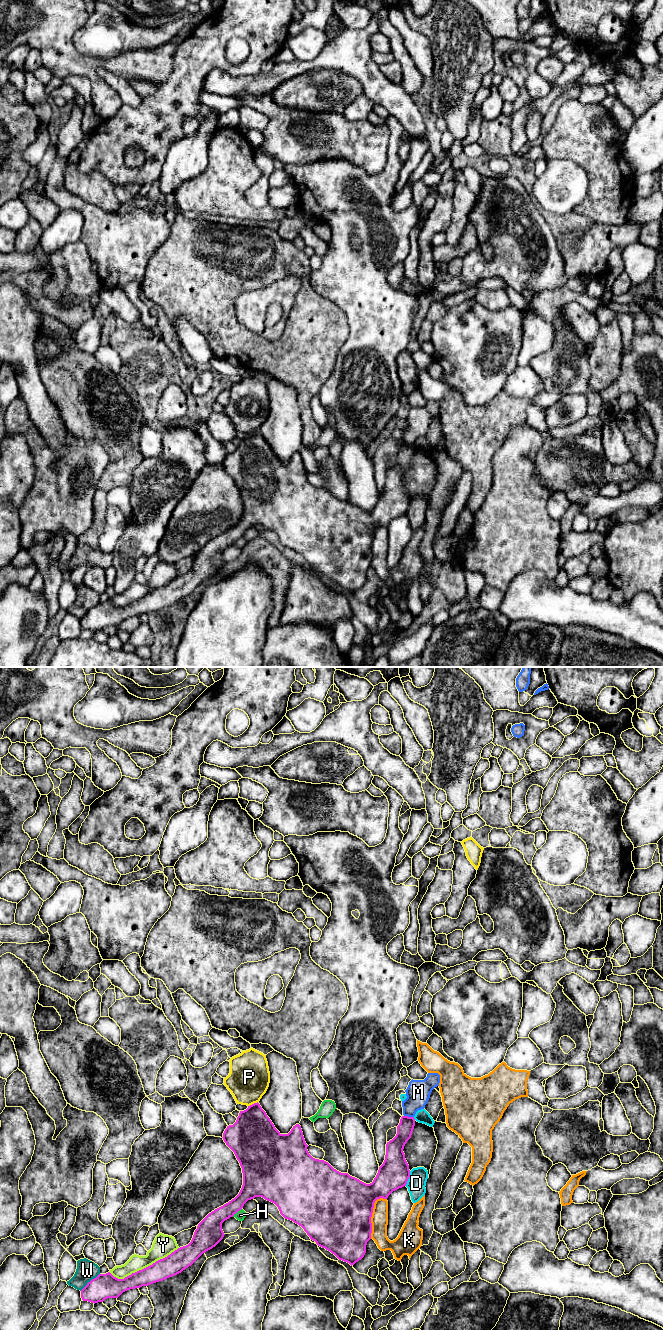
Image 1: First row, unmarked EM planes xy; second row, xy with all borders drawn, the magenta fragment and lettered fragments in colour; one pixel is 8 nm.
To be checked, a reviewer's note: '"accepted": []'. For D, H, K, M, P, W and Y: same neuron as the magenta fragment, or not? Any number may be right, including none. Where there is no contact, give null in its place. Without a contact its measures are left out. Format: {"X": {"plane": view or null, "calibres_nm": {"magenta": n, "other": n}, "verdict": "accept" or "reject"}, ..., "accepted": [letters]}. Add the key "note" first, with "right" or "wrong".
{"note": "right", "D": {"plane": "xy", "calibres_nm": {"magenta": 240, "other": 150}, "verdict": "reject"}, "H": {"plane": "xy", "calibres_nm": {"magenta": 190, "other": 80}, "verdict": "reject"}, "K": {"plane": "xy", "calibres_nm": {"magenta": 500, "other": 140}, "verdict": "reject"}, "M": {"plane": "xy", "calibres_nm": {"magenta": 130, "other": 190}, "verdict": "reject"}, "P": {"plane": "xy", "calibres_nm": {"magenta": 360, "other": 320}, "verdict": "reject"}, "W": {"plane": "xy", "calibres_nm": {"magenta": 200, "other": 160}, "verdict": "reject"}, "Y": {"plane": "xy", "calibres_nm": {"magenta": 170, "other": 170}, "verdict": "reject"}, "accepted": []}

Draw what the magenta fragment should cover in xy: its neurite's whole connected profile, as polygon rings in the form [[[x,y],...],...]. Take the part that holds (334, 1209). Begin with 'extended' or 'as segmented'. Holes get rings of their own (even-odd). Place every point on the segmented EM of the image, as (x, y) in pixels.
as segmented; [[[258,1102],[248,1106],[240,1111],[233,1125],[227,1126],[222,1137],[242,1168],[243,1185],[239,1194],[209,1213],[198,1224],[188,1245],[124,1279],[118,1279],[110,1272],[99,1274],[81,1290],[82,1300],[95,1304],[107,1298],[118,1298],[127,1290],[148,1286],[181,1273],[223,1239],[222,1223],[255,1197],[274,1203],[285,1219],[301,1226],[318,1246],[330,1251],[339,1260],[354,1265],[364,1257],[367,1242],[371,1239],[375,1201],[387,1199],[393,1191],[407,1184],[410,1170],[403,1149],[411,1138],[414,1126],[414,1117],[401,1117],[396,1136],[386,1144],[383,1164],[373,1182],[366,1184],[348,1173],[337,1171],[324,1160],[313,1158],[307,1150],[308,1145],[299,1124],[293,1126],[288,1134],[281,1134]]]

